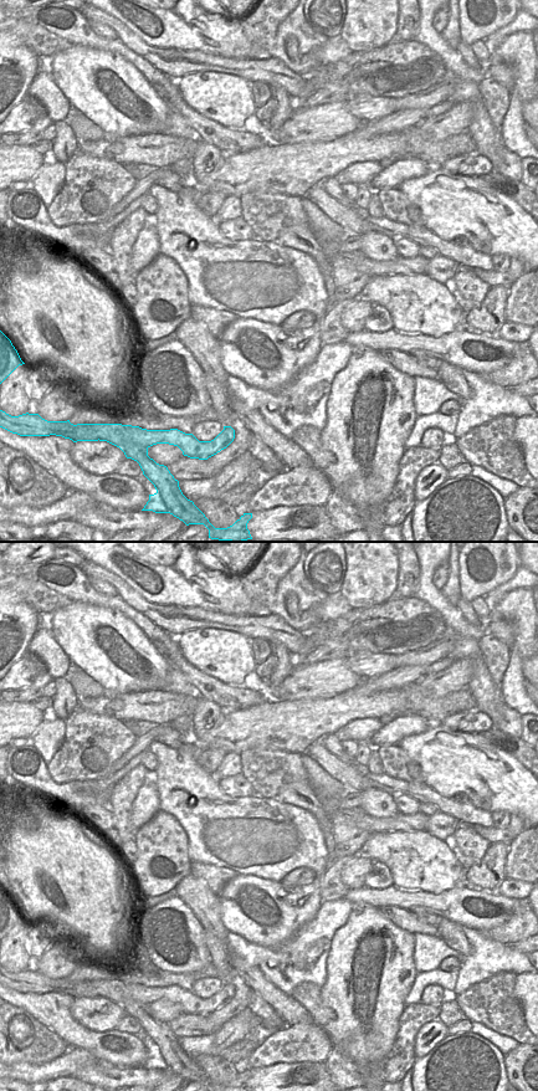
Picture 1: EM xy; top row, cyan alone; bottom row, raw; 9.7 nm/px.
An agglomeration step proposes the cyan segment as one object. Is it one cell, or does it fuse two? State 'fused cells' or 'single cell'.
fused cells

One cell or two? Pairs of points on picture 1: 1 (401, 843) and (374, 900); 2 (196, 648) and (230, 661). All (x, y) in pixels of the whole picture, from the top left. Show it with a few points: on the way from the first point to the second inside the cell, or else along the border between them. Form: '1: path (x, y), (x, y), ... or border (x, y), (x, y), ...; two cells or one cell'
1: border (393, 884), (399, 887), (421, 891); two cells
2: path (205, 649), (221, 654); one cell

